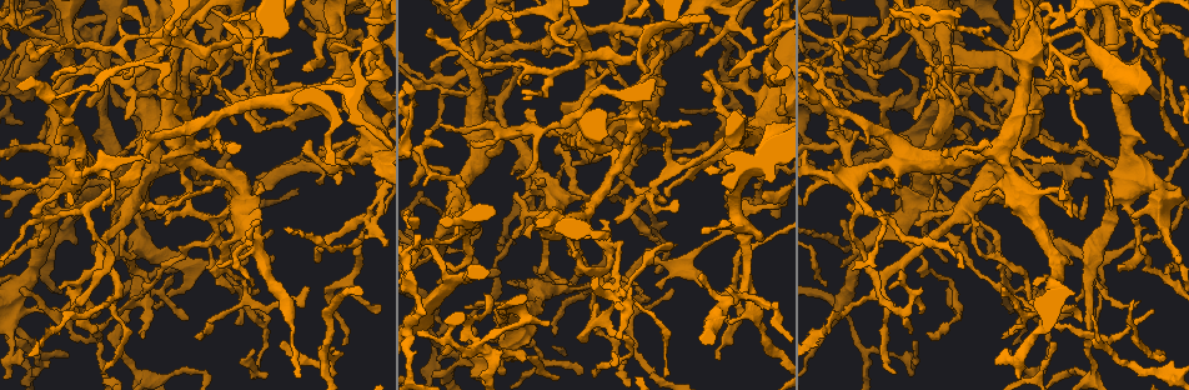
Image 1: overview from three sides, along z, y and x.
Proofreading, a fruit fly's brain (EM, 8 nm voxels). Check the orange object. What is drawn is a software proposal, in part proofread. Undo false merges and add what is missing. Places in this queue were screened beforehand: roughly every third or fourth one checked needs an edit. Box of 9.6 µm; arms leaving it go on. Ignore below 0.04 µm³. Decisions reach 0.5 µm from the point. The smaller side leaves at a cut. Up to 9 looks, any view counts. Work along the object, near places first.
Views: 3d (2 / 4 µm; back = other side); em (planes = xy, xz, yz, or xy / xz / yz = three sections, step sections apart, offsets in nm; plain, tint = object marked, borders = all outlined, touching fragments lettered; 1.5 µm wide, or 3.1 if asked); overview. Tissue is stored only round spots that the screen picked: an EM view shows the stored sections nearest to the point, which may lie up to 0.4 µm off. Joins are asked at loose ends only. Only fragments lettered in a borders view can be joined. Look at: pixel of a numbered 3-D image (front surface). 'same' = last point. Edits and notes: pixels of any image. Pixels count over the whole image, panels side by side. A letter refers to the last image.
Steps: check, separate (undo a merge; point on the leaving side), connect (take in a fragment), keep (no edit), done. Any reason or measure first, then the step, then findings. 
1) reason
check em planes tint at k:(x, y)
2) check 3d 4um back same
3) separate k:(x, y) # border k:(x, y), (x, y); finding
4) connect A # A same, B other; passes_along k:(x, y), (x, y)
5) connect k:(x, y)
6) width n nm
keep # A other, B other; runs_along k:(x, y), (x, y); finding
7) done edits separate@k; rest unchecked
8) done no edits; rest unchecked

arms run side by side
check 3d 4um at 1:(28, 309)

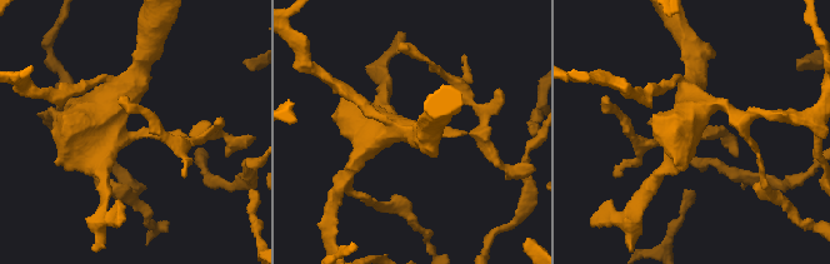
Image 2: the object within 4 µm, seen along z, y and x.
now the EM
check em xy step 8 tint at 2:(129, 134)

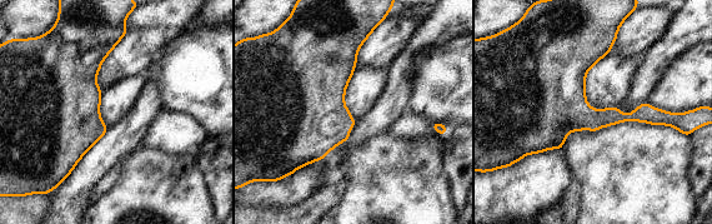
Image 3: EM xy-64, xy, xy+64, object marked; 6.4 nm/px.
cut it another way
check em planes borders same

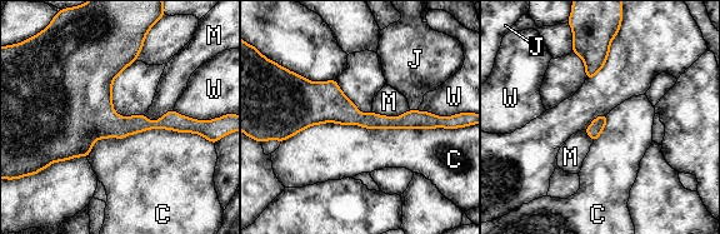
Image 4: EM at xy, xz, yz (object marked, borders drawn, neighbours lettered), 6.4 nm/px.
keep # C other, J other, M other, W other; runs_along 4:(285, 114), (435, 124); continuous, no second neuron

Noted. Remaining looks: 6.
check em planes borders at 1:(1030, 129)

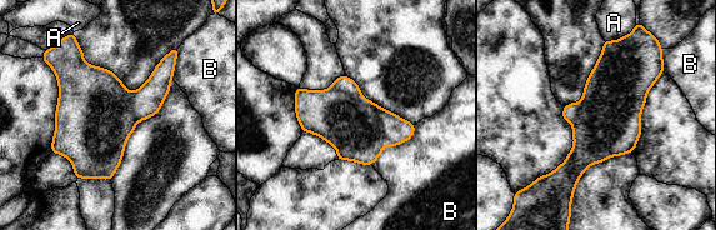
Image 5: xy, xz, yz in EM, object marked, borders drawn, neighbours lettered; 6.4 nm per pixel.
separate 5:(395, 130) # A other, B other; a second neuron is stuck on

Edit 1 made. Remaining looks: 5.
check overview

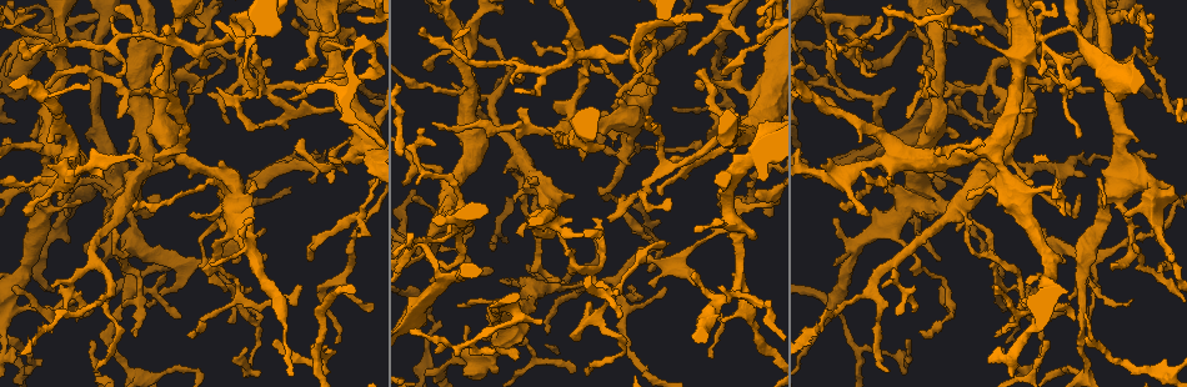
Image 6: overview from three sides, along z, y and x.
calibre changes
check em planes borders at 6:(743, 92)

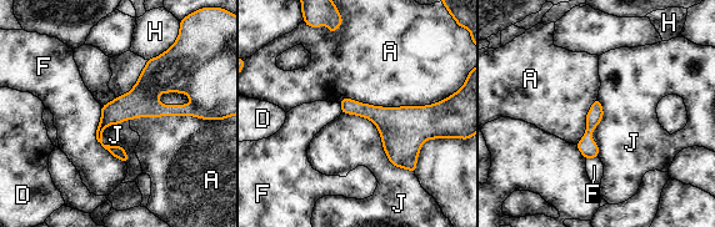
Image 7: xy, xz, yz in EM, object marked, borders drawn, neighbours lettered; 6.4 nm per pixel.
keep # A other, D other, F other, H other, J other; runs_along 7:(193, 105), (120, 109), (99, 136); one neuron here

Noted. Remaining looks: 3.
side arm on a straight run
check 3d 4um at 6:(1094, 32)

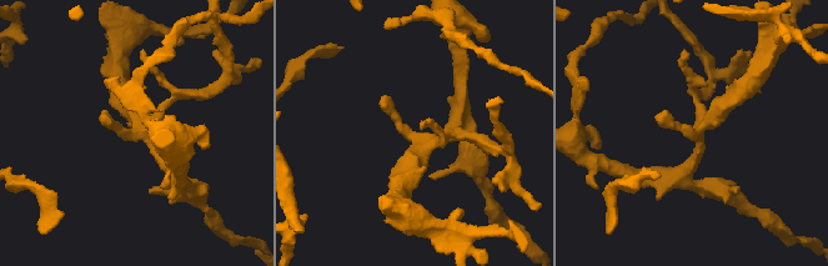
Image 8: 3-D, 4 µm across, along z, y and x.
shape alone is not enough
check em xz step 8 tint at 8:(698, 133)

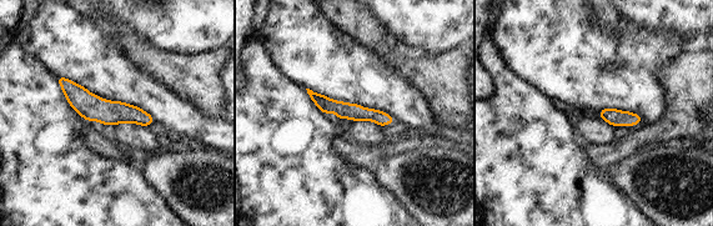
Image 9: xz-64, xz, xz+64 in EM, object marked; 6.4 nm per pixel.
cut it another way
check em planes borders same

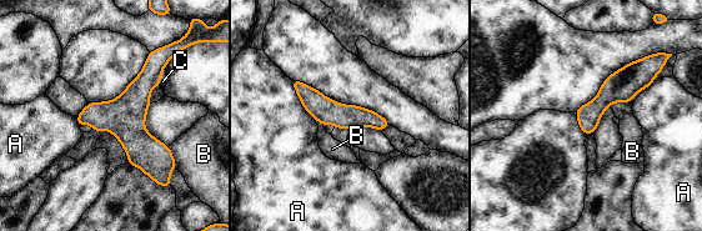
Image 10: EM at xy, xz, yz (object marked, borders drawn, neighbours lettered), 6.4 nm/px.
keep # A other, B other, C other; runs_along 10:(158, 60), (135, 99), (154, 176); one neuron here

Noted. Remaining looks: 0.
done edits separate@5; rest unchecked

